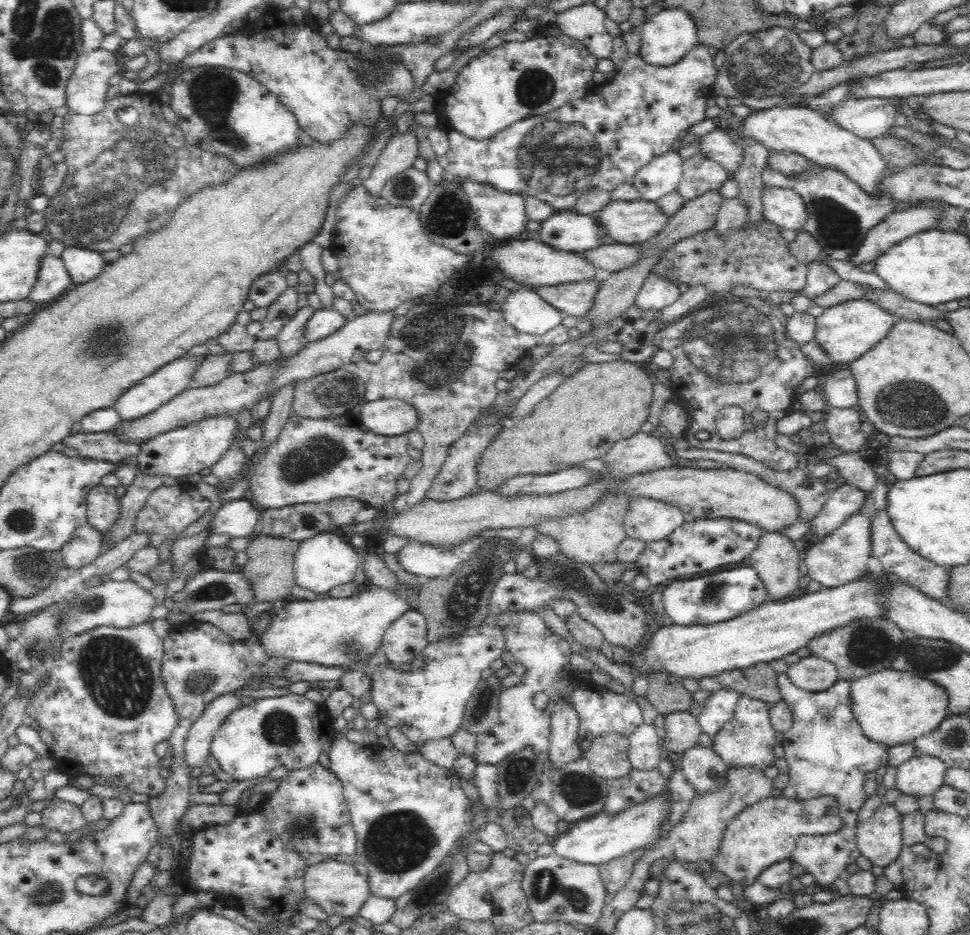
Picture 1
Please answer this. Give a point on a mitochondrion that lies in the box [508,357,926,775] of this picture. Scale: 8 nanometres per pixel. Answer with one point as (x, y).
(868, 647)

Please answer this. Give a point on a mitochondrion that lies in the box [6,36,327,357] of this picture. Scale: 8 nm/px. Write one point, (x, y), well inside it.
(104, 189)

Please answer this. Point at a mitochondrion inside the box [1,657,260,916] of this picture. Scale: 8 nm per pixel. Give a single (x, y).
(48, 892)

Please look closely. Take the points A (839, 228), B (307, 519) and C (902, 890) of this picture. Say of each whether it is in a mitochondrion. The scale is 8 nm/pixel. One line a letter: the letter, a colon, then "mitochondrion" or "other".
A: mitochondrion
B: mitochondrion
C: other

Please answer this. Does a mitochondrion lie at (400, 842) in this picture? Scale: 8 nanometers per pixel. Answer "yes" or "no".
yes

